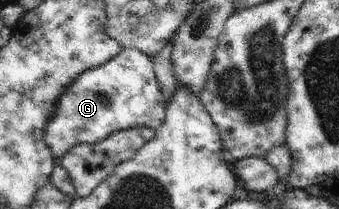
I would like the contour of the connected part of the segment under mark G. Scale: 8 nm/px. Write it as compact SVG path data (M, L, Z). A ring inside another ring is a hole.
M122 48L105 64L86 70L59 97L44 139L58 161L72 146L100 143L120 130L150 128L157 131L164 123L166 108L167 99L155 77L153 59L140 49Z

